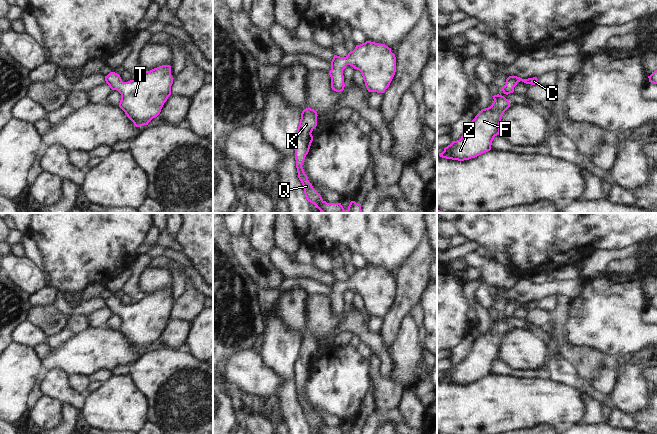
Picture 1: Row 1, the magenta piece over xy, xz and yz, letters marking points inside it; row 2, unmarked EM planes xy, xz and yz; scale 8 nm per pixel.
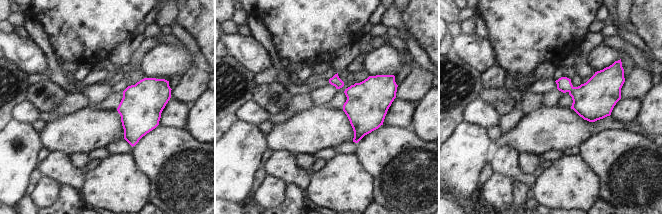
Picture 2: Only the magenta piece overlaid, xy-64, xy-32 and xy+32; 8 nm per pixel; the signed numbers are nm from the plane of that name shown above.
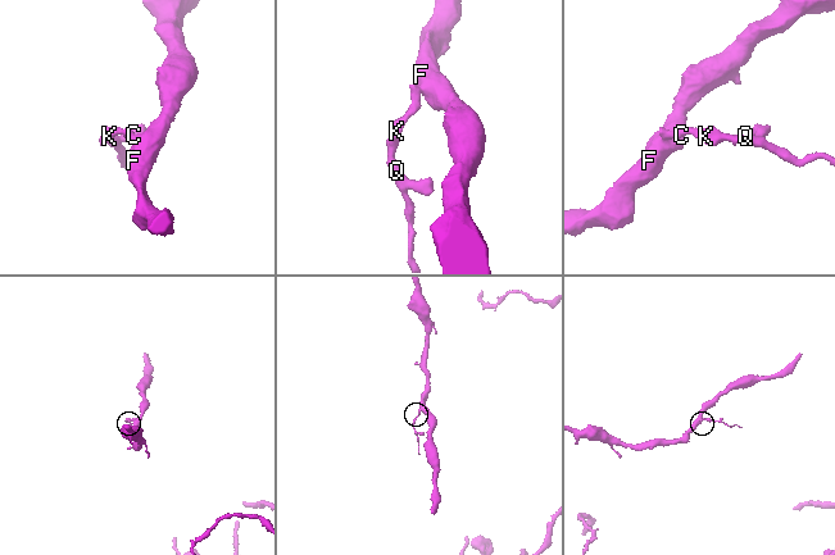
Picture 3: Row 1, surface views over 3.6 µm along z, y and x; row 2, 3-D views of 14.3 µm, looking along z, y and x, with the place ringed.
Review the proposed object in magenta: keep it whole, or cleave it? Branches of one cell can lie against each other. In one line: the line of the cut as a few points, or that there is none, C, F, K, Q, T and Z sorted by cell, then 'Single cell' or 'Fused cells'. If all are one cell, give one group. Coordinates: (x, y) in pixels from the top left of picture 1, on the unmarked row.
No split. Groups: C F K Q T Z. Single cell

